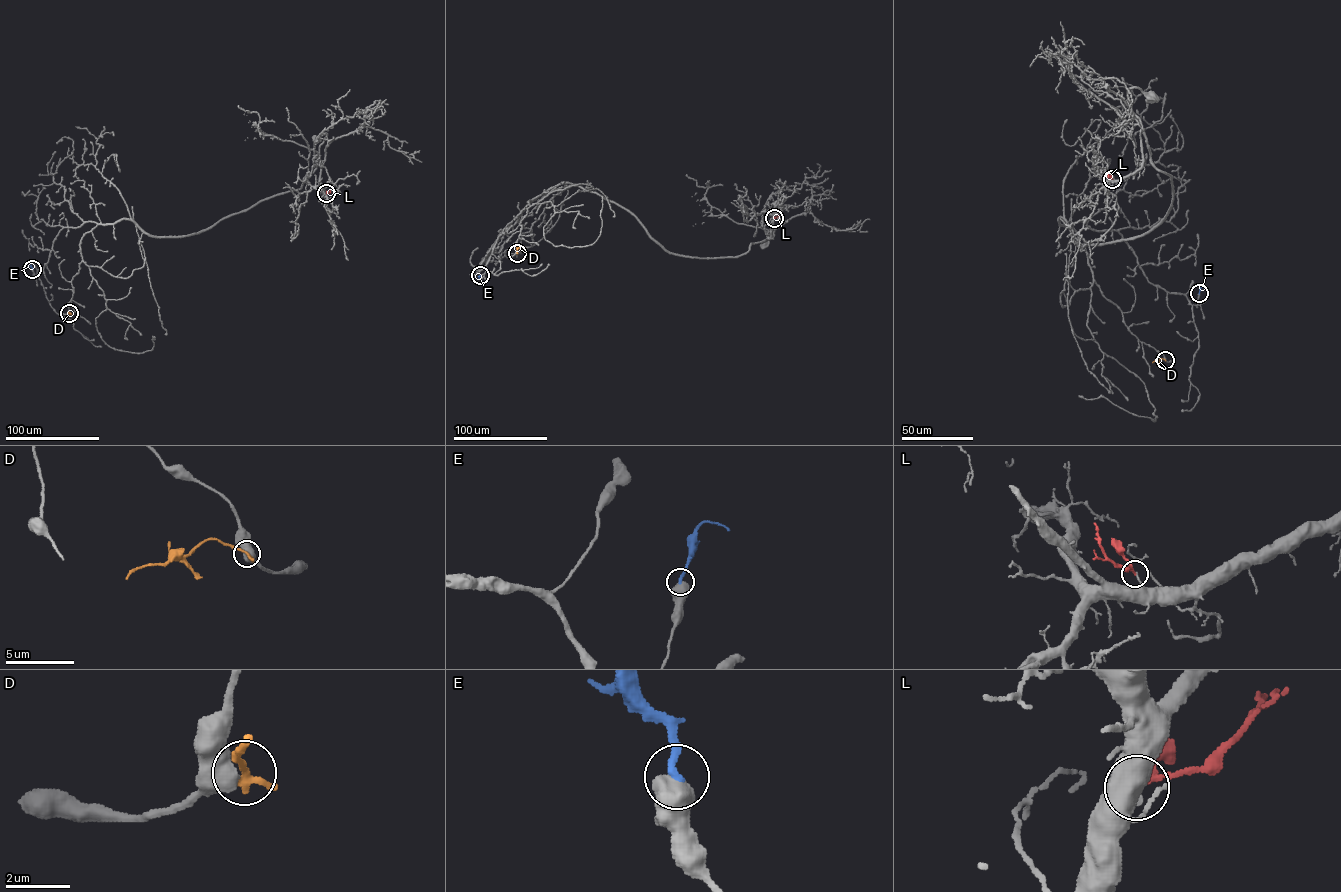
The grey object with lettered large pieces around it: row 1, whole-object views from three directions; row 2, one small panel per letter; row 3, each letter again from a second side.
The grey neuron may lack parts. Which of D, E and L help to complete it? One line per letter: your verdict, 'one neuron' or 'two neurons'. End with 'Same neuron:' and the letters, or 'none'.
D: two neurons
E: two neurons
L: two neurons
Same neuron: none

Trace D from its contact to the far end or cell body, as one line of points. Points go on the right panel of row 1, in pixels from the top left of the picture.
D: (1165, 360), (1152, 362)

